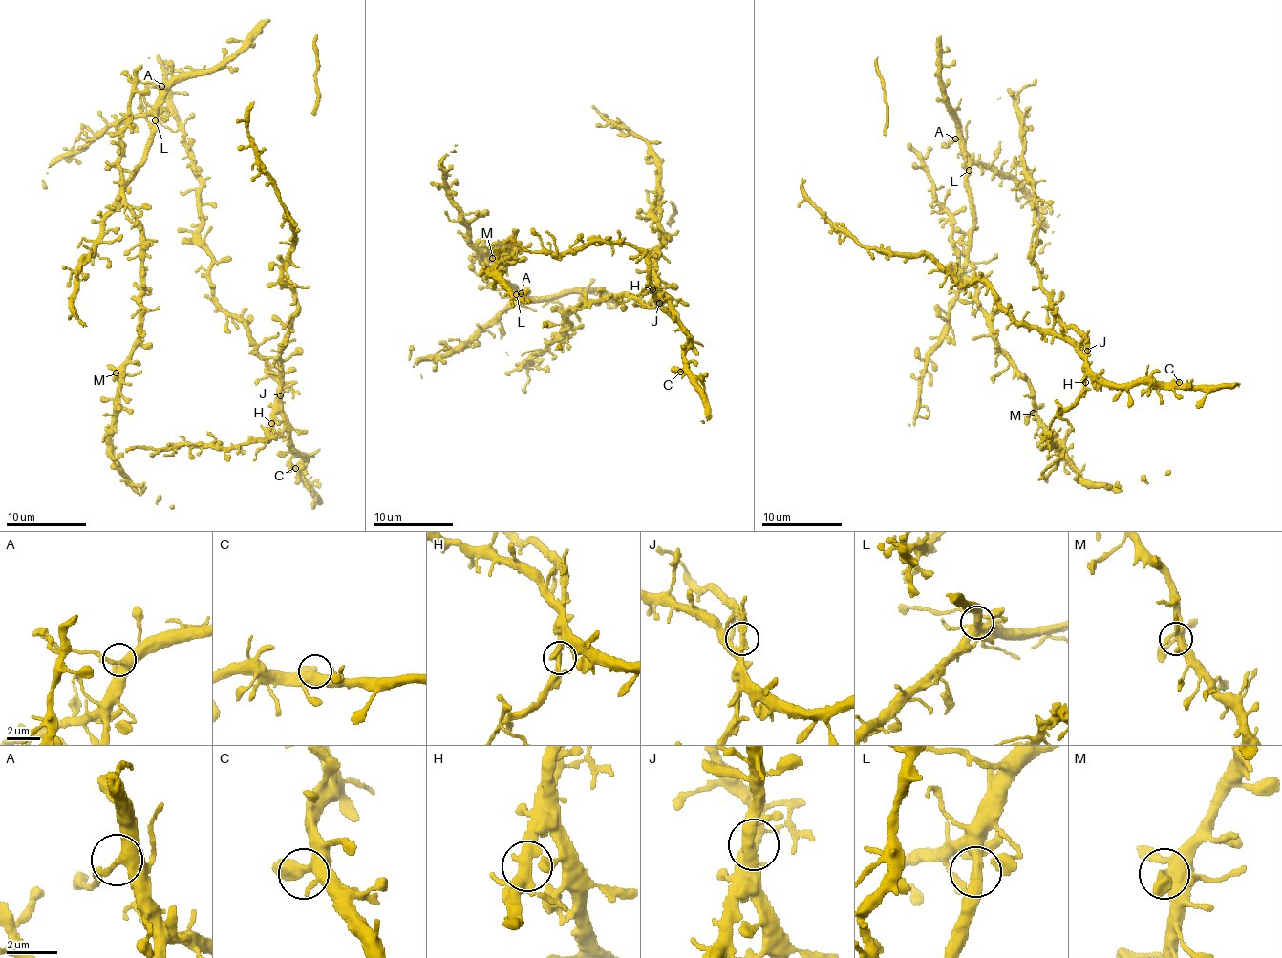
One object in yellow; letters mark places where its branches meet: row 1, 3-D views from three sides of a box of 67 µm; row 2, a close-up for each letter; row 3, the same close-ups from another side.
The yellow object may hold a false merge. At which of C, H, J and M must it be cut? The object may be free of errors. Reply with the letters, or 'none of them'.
J

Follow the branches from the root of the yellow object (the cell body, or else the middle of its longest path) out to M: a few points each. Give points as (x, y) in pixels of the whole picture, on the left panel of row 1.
M: (114, 433), (116, 372)

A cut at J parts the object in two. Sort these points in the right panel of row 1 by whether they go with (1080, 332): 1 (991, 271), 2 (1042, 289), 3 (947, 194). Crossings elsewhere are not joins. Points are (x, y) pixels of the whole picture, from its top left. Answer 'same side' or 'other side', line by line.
1: other side
2: same side
3: other side

